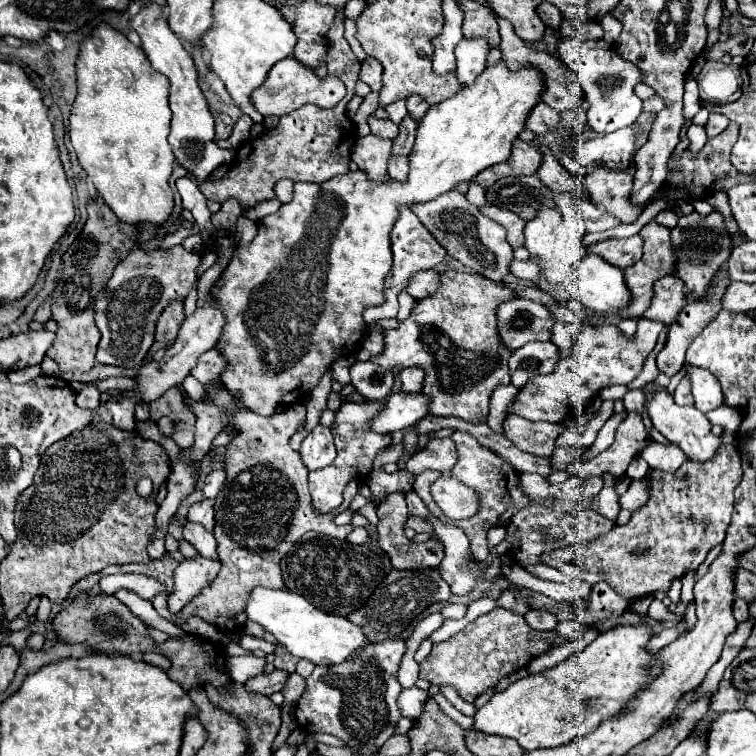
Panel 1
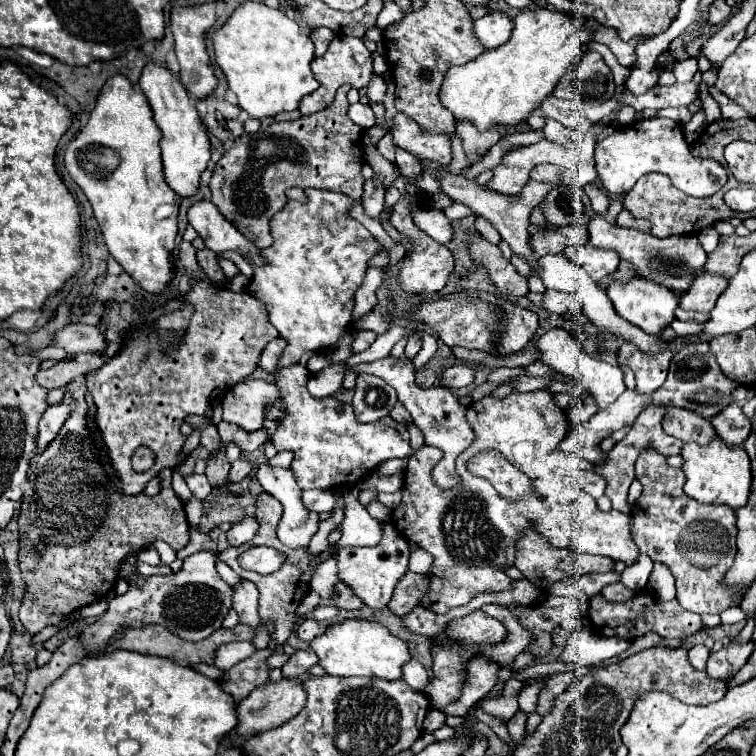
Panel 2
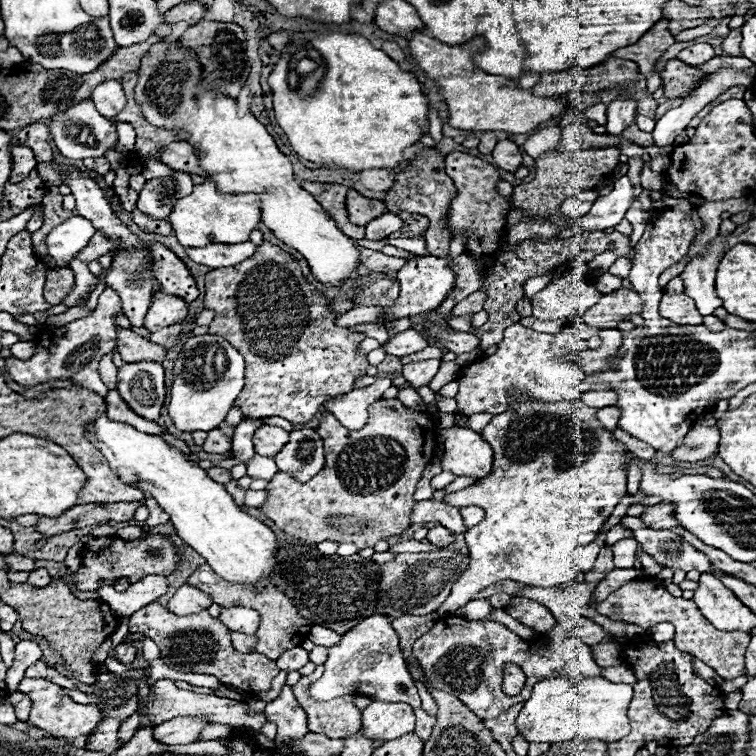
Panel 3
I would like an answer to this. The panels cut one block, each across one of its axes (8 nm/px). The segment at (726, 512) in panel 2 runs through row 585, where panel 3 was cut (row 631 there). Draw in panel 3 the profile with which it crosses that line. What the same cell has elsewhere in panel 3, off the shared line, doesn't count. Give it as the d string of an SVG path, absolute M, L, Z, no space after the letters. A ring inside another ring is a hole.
M634 578L628 584L616 588L602 602L594 602L594 608L596 608L596 612L604 614L610 620L634 622L642 628L652 628L652 626L658 626L660 622L670 622L676 626L676 648L678 650L686 650L688 654L704 660L724 680L734 680L738 676L746 676L746 672L744 672L744 650L750 642L750 634L716 630L702 616L702 612L694 604L694 600L670 596L670 592L654 578L644 578L644 580Z

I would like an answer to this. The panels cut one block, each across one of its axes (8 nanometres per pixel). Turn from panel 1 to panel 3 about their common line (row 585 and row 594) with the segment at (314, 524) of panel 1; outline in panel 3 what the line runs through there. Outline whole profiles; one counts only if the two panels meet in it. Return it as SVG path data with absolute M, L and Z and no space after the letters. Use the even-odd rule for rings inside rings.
M202 564L186 580L186 584L194 586L194 588L200 588L202 592L210 594L210 598L216 604L220 604L220 606L248 606L248 608L254 608L256 612L260 612L260 628L254 632L254 636L258 638L254 652L256 654L266 654L266 658L270 658L270 660L278 660L278 656L282 652L302 644L308 638L310 628L314 626L306 618L298 616L298 610L294 608L290 598L286 598L270 580L264 580L264 582L260 582L256 586L250 586L250 584L230 584L224 578L218 578L218 574L208 564Z

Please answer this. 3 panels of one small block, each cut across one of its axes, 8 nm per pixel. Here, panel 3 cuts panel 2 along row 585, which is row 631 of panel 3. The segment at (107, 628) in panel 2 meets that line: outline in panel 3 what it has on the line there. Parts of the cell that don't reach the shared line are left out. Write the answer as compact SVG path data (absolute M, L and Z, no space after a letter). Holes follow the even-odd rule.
M148 604L142 610L134 612L130 616L128 624L130 634L144 634L152 638L160 648L160 658L164 664L168 664L174 670L182 672L194 672L194 674L210 674L216 676L222 684L240 688L250 694L258 694L270 688L272 678L280 672L274 660L268 660L262 654L242 654L232 648L228 628L208 614L208 610L202 610L198 614L190 616L176 616L172 612L166 612L160 604Z

